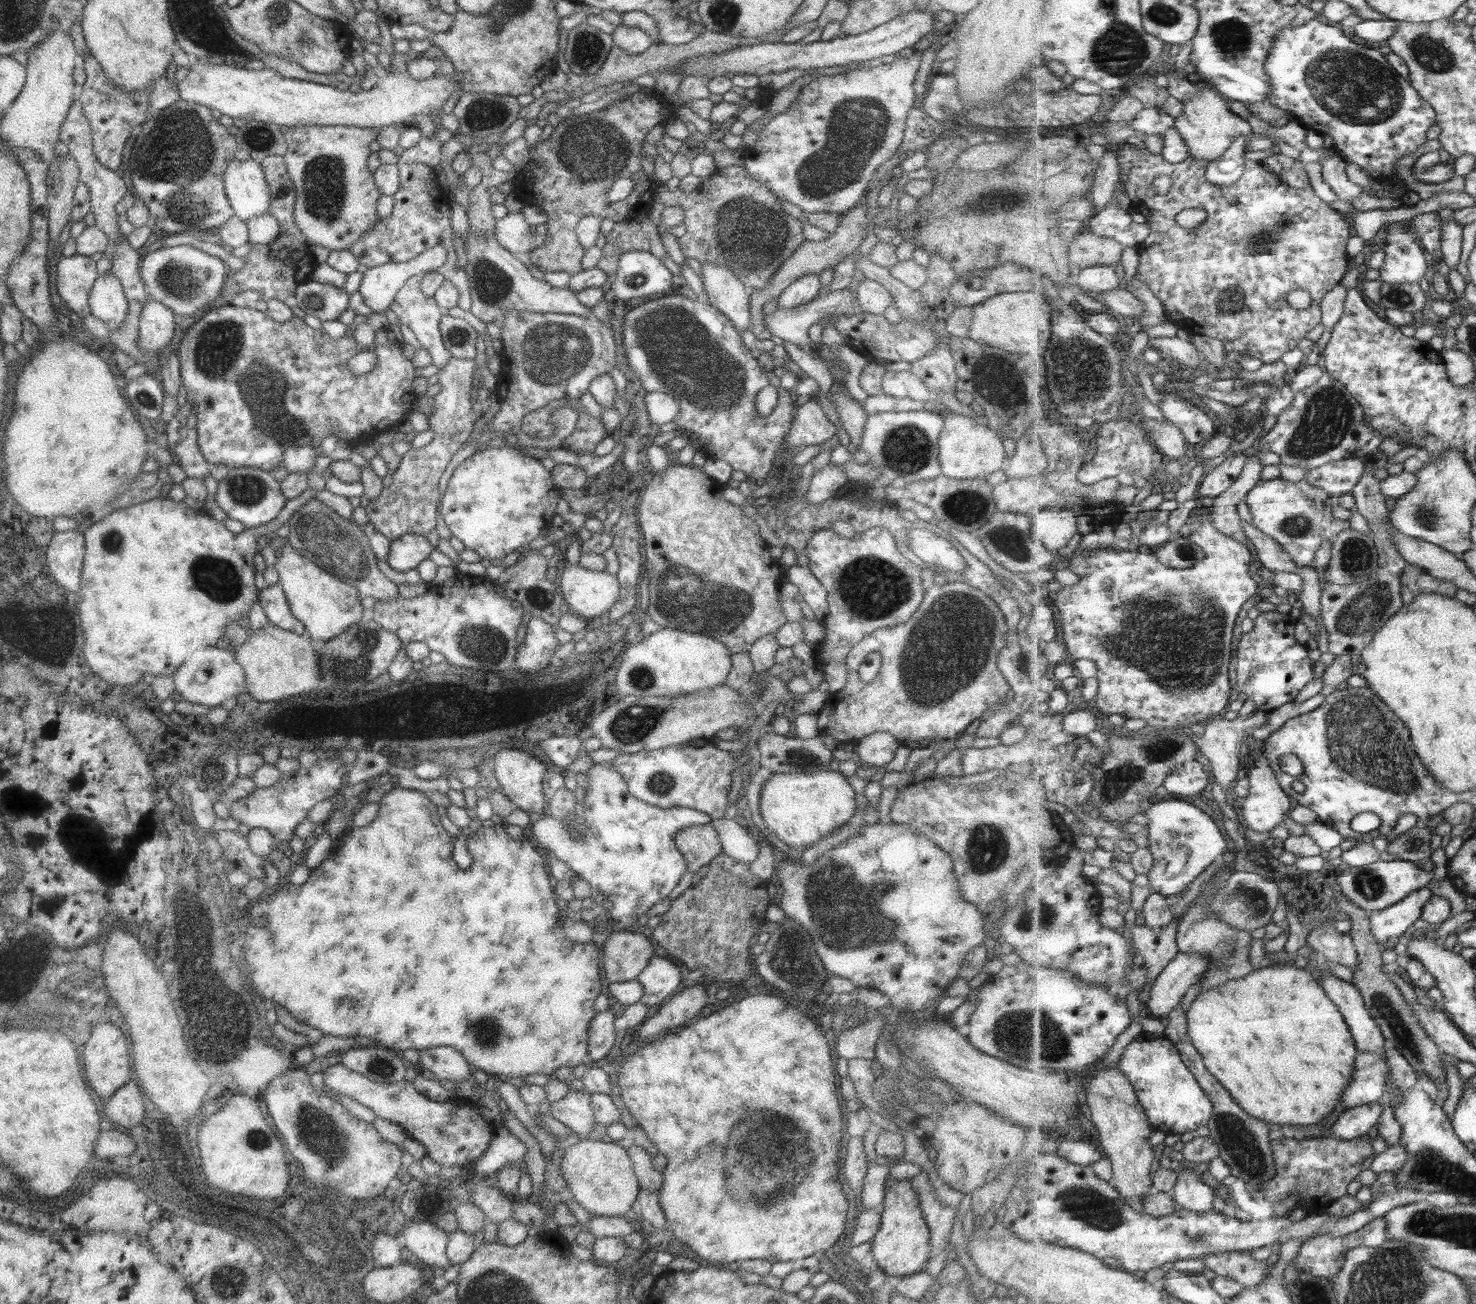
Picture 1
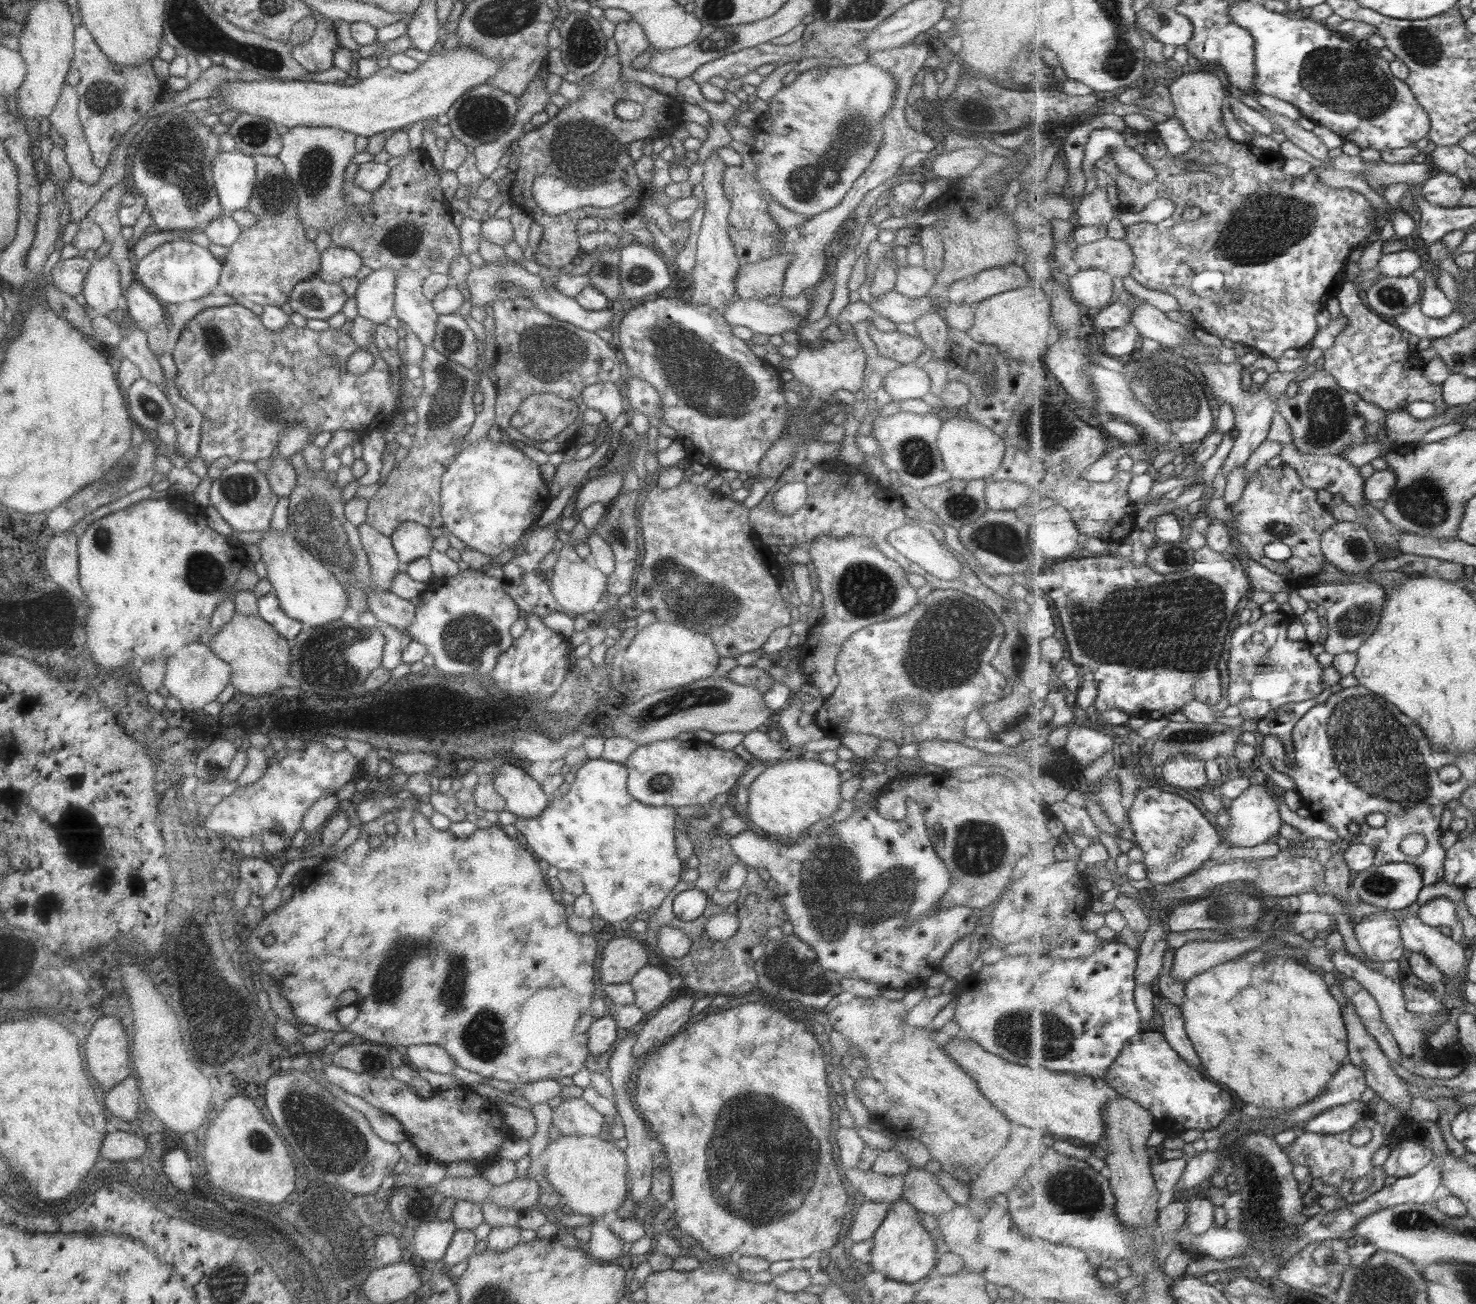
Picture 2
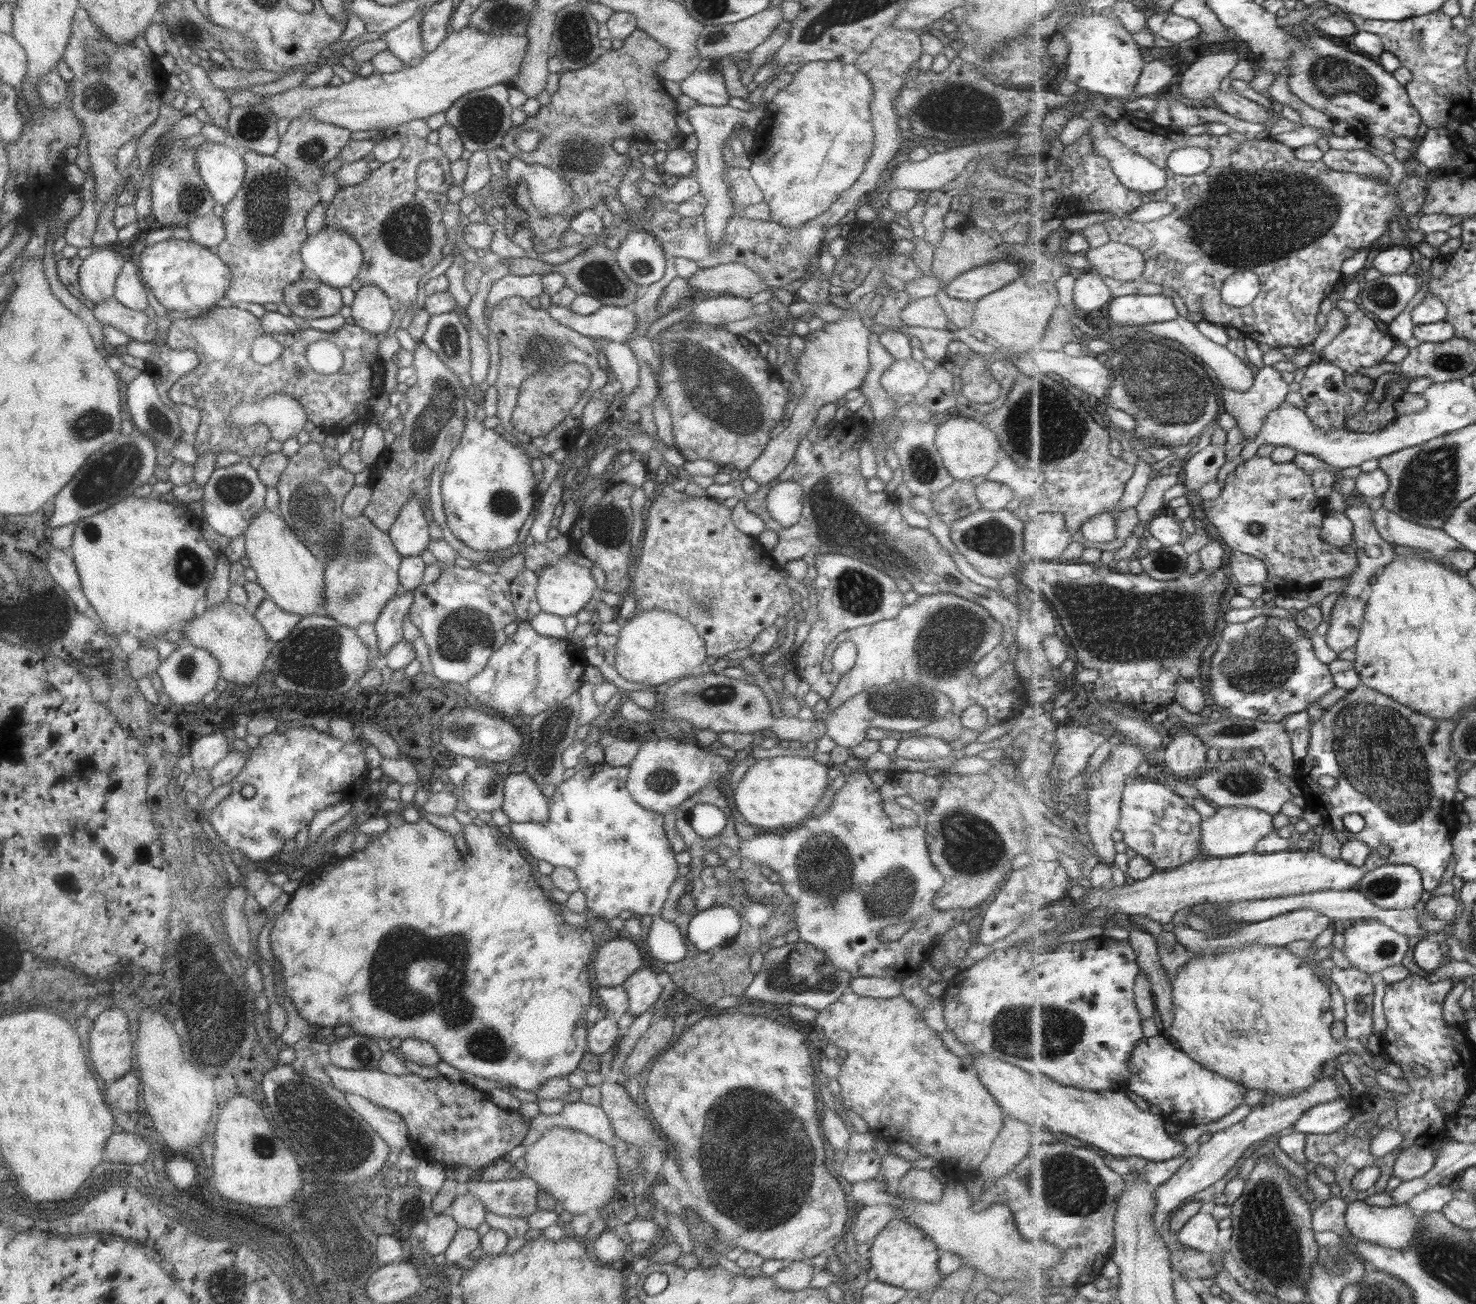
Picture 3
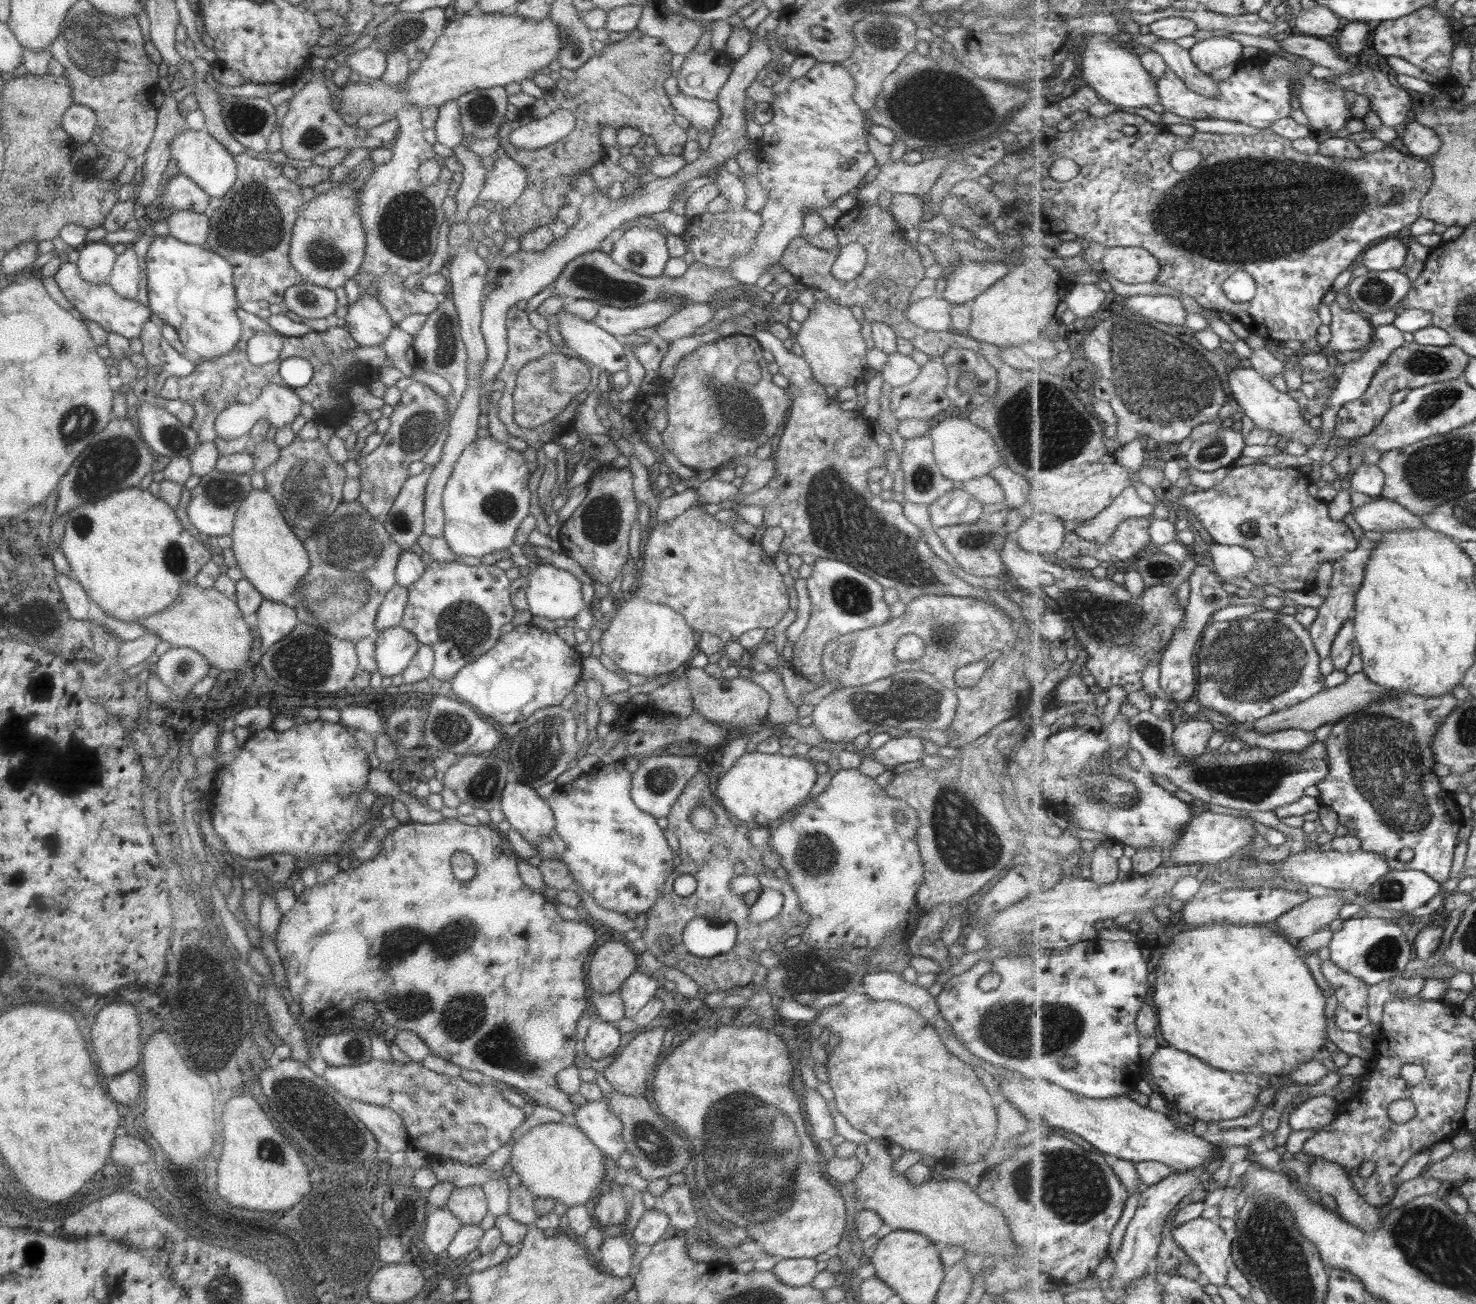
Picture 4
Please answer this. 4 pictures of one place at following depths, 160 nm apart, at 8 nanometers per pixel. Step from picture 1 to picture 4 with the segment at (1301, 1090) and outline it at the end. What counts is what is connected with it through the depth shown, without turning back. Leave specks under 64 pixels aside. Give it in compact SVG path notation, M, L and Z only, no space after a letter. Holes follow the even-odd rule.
M1215 923L1215 925L1205 925L1197 927L1189 932L1179 933L1166 940L1163 944L1161 958L1155 970L1154 994L1151 996L1153 1006L1158 1012L1158 1021L1160 1022L1160 1032L1168 1042L1169 1046L1177 1047L1189 1054L1197 1056L1197 1059L1217 1066L1217 1070L1227 1070L1227 1072L1251 1073L1257 1075L1279 1075L1289 1076L1299 1065L1309 1062L1311 1059L1323 1060L1321 1050L1330 1038L1327 1031L1327 996L1315 982L1309 966L1305 964L1304 954L1298 951L1294 941L1287 939L1281 931L1273 925L1254 925L1239 926L1229 923Z

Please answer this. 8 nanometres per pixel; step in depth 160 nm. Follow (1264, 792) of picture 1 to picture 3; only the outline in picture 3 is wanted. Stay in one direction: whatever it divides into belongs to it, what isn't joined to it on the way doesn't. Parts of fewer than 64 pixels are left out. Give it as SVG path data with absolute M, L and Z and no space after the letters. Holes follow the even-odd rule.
M1250 806L1221 807L1201 823L1202 852L1211 857L1236 857L1254 852L1265 837L1276 830L1274 814Z

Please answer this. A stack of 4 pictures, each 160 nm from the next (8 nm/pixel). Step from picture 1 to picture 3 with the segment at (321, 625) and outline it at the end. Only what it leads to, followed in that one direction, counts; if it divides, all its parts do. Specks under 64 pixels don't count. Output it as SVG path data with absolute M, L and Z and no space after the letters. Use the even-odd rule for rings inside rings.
M263 508L251 521L243 533L244 556L249 560L249 568L255 572L256 584L261 586L267 598L283 612L298 618L324 612L323 573L324 561L315 558L303 543L297 540L285 522L277 517L277 511Z

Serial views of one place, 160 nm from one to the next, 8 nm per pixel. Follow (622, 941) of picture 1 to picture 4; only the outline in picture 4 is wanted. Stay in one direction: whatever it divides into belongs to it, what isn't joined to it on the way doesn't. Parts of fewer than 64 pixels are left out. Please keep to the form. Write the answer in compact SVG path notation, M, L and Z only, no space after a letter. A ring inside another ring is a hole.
M607 941L597 947L587 966L589 988L597 994L611 994L635 972L636 961L632 947L621 942Z

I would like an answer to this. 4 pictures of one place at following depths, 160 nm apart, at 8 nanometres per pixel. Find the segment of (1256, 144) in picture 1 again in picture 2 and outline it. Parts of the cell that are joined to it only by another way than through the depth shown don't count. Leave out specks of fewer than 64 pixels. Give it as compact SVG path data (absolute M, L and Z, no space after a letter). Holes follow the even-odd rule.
M1186 69L1172 75L1169 89L1175 105L1175 119L1181 121L1191 140L1219 140L1228 136L1223 106L1229 91L1225 77L1209 70Z

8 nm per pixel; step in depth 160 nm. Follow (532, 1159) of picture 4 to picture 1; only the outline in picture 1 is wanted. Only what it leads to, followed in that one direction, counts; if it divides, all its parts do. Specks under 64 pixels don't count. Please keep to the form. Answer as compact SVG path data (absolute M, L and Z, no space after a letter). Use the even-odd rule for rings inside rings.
M580 1139L577 1144L564 1149L560 1169L568 1186L566 1193L590 1215L623 1217L625 1212L635 1209L640 1188L628 1154L617 1142Z

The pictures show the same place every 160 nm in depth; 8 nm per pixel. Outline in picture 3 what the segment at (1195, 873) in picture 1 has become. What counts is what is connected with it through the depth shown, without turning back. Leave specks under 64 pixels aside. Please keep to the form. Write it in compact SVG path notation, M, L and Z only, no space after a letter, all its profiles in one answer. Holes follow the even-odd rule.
M1135 775L1127 779L1122 800L1122 821L1118 826L1118 830L1123 833L1123 841L1128 848L1133 849L1137 854L1144 855L1148 858L1158 870L1169 870L1177 868L1182 864L1188 864L1196 860L1202 852L1202 828L1201 814L1193 808L1191 802L1183 796L1179 796L1167 788L1159 779L1155 779L1150 775Z

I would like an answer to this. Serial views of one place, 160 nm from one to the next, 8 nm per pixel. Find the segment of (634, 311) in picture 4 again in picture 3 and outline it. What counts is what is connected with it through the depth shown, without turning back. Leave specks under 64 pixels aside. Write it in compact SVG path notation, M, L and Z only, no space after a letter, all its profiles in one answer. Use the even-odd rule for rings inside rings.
M550 304L547 311L558 325L590 339L604 338L606 341L625 343L636 327L632 307L600 305L595 312L580 315L569 308Z

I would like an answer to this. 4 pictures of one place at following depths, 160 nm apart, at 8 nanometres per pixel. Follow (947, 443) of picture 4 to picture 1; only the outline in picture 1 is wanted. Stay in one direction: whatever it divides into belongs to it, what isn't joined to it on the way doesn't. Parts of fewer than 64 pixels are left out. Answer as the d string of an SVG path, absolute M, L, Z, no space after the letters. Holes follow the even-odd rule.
M943 414L942 424L936 444L937 461L943 476L952 480L984 479L1003 468L1006 456L996 430L975 423L969 416L965 418L965 414Z

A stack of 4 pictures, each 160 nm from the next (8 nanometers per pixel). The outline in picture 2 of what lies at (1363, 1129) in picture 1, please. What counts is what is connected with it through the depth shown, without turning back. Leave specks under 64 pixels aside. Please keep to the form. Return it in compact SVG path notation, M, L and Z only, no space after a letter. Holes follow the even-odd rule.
M1355 1100L1318 1114L1313 1120L1305 1123L1305 1131L1320 1135L1341 1134L1357 1126L1357 1122L1367 1117L1367 1114L1367 1103Z

